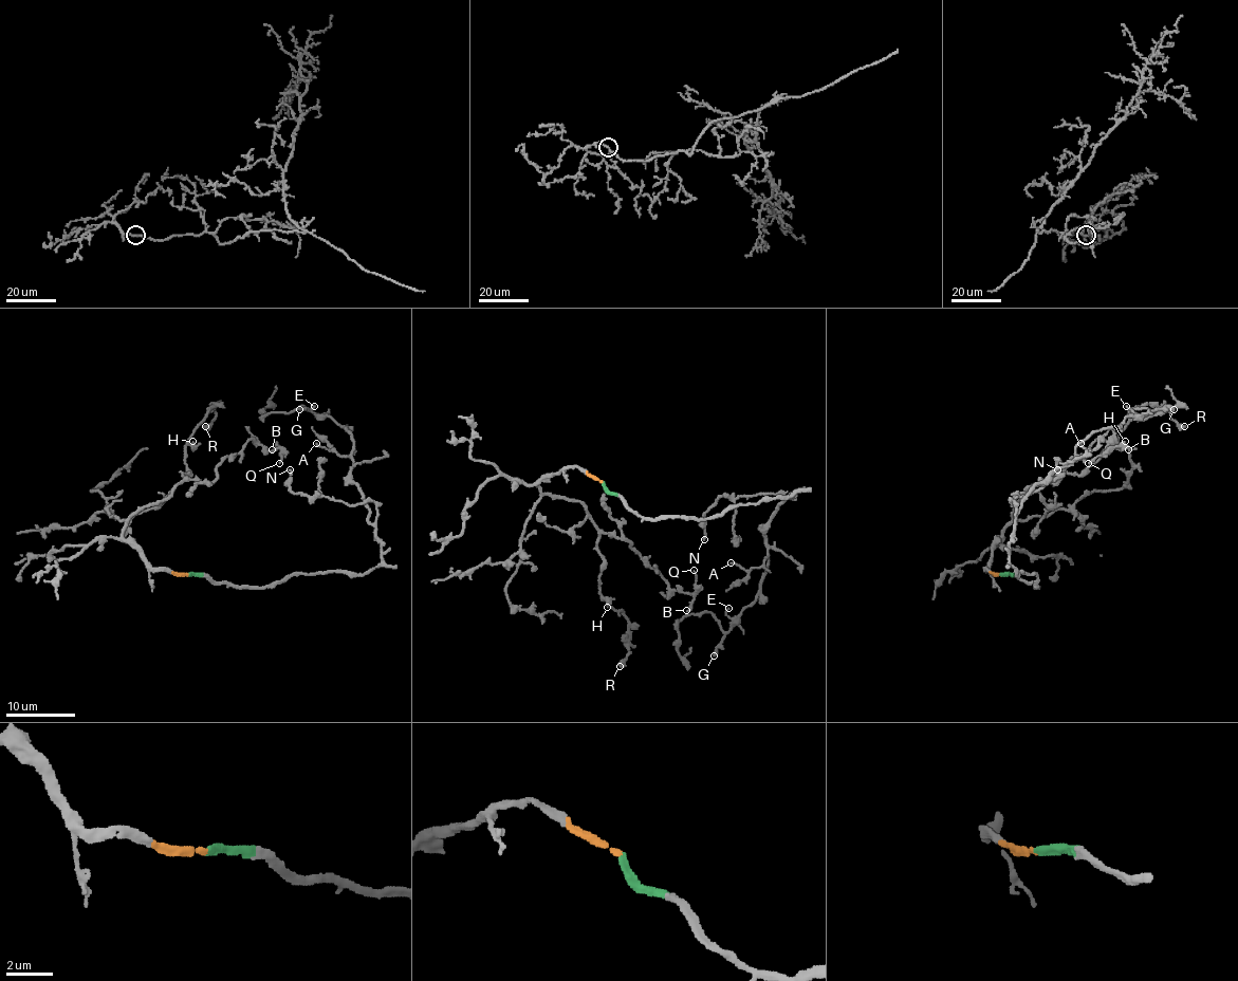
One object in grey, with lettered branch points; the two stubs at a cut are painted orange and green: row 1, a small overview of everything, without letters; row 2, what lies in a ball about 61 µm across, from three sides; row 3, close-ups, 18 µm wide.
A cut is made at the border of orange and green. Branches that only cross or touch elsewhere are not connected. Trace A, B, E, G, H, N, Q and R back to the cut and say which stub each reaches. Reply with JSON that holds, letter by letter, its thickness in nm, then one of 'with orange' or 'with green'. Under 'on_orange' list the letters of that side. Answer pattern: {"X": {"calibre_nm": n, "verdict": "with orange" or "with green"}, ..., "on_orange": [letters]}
{"A": {"calibre_nm": 160, "verdict": "with green"}, "B": {"calibre_nm": 280, "verdict": "with orange"}, "E": {"calibre_nm": 160, "verdict": "with green"}, "G": {"calibre_nm": 400, "verdict": "with green"}, "H": {"calibre_nm": 180, "verdict": "with orange"}, "N": {"calibre_nm": 190, "verdict": "with green"}, "Q": {"calibre_nm": 120, "verdict": "with orange"}, "R": {"calibre_nm": 550, "verdict": "with orange"}, "on_orange": ["B", "H", "Q", "R"]}

